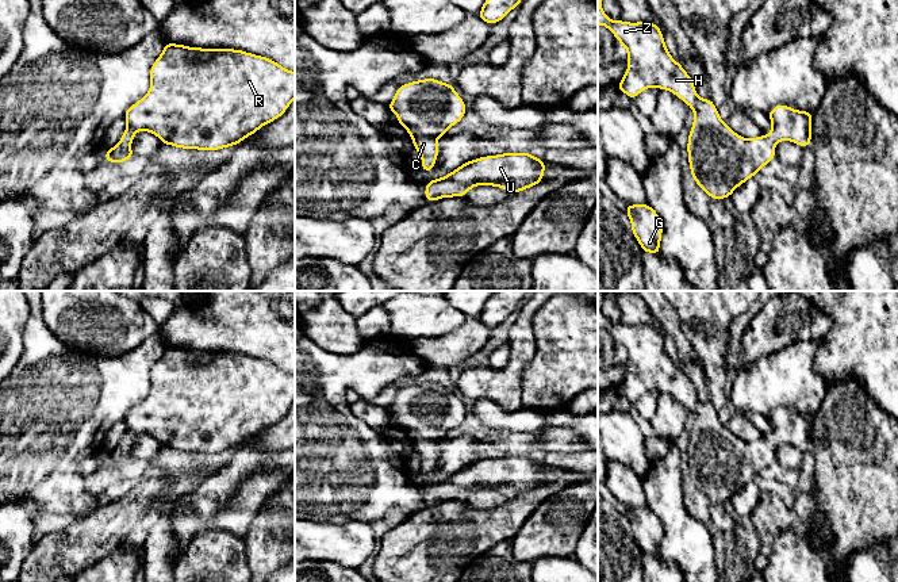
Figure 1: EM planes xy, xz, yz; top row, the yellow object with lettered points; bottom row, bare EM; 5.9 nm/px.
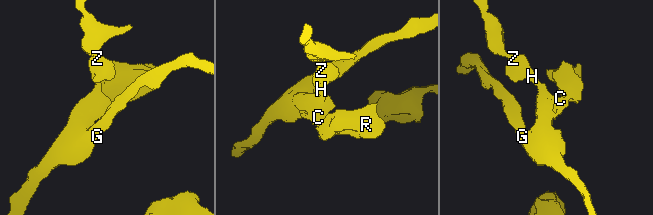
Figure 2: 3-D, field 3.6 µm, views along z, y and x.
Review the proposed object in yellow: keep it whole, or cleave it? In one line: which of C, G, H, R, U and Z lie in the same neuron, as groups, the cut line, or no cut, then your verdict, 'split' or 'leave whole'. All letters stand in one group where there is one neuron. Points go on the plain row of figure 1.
C G H R U Z | no cut | leave whole

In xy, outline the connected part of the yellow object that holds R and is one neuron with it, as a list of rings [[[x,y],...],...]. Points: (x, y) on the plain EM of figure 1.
[[[166,345],[162,356],[150,371],[150,391],[147,397],[128,410],[123,418],[127,430],[120,444],[107,452],[104,462],[120,467],[135,457],[131,445],[137,434],[149,434],[158,440],[164,448],[180,452],[219,453],[241,447],[257,436],[262,429],[279,422],[295,402],[295,375],[276,364],[235,352],[203,352]]]

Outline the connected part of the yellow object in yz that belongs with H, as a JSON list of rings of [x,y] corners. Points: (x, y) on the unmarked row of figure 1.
[[[598,291],[598,328],[607,330],[628,353],[629,371],[617,388],[618,394],[634,403],[642,394],[656,390],[672,395],[694,413],[694,425],[687,444],[688,468],[692,482],[707,499],[718,503],[730,501],[737,490],[755,480],[764,468],[776,462],[775,448],[780,444],[790,444],[802,451],[811,449],[811,422],[814,417],[793,413],[786,407],[778,407],[767,417],[772,426],[767,439],[747,443],[734,436],[719,421],[718,411],[711,402],[701,402],[696,398],[692,382],[669,357],[659,329],[653,325],[611,323],[602,313],[603,298],[605,292]]]

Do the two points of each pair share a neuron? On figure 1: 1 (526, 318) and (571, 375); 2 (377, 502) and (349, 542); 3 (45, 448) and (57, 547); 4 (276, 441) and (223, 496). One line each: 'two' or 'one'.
1: two
2: two
3: two
4: one

